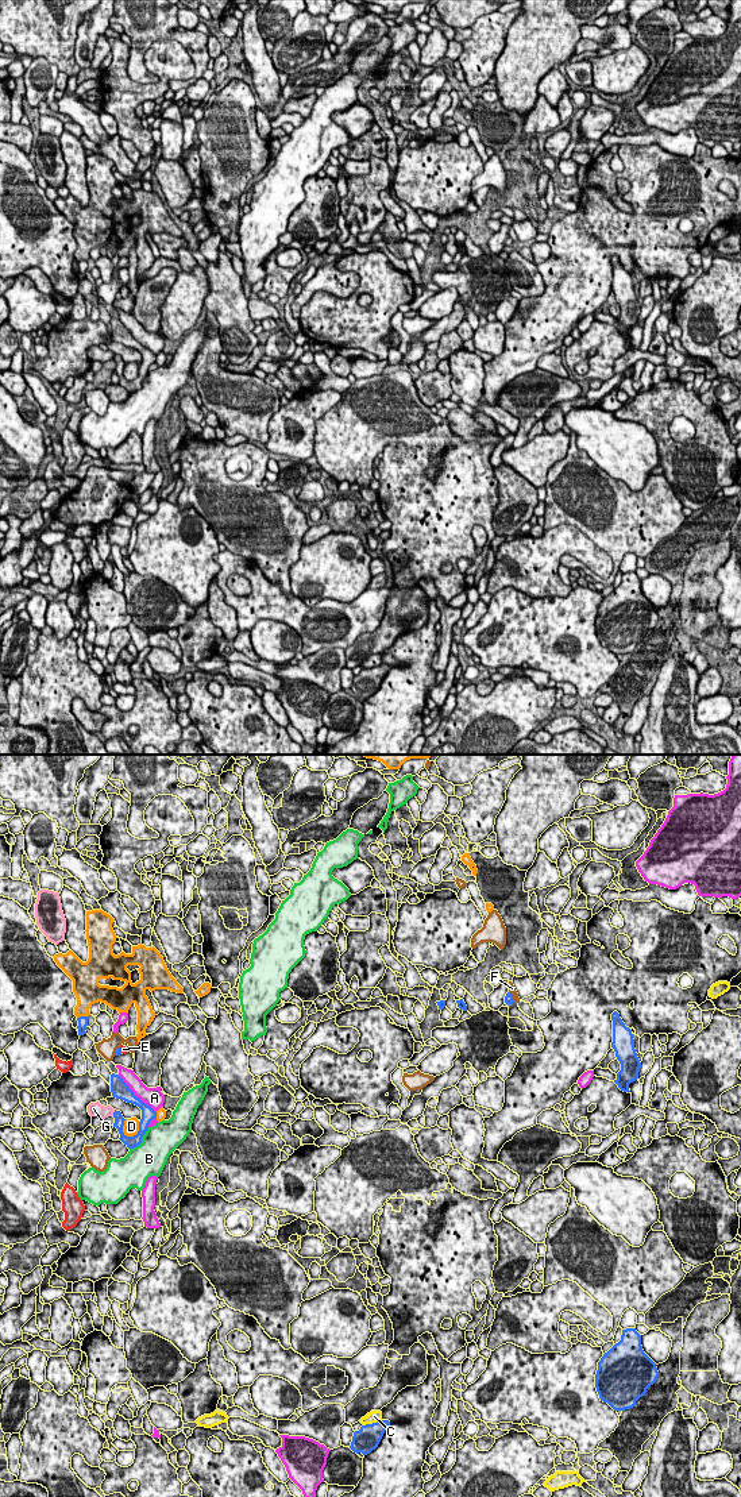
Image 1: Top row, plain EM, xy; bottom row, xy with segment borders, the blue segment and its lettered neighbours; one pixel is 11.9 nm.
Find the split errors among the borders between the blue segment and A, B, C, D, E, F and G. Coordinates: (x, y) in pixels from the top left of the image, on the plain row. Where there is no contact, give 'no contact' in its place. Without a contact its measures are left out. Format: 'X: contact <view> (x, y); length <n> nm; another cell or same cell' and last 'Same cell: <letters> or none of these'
A: contact xy (134, 339); length 650 nm; another cell
B: contact xy (141, 385); length 360 nm; another cell
C: contact xy (373, 667); length 240 nm; another cell
D: contact xy (136, 378); length 260 nm; another cell
E: contact xy (120, 294); length 70 nm; another cell
F: contact xy (512, 240); length 170 nm; another cell
G: contact xy (114, 357); length 70 nm; another cell
Same cell: none of these

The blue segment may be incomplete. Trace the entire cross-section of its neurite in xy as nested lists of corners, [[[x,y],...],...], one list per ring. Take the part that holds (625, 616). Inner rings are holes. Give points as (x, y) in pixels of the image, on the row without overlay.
[[[626,572],[622,574],[621,584],[598,606],[595,632],[601,645],[607,647],[614,655],[625,655],[636,649],[636,645],[647,637],[657,621],[656,607],[642,594],[641,579],[636,572]]]

